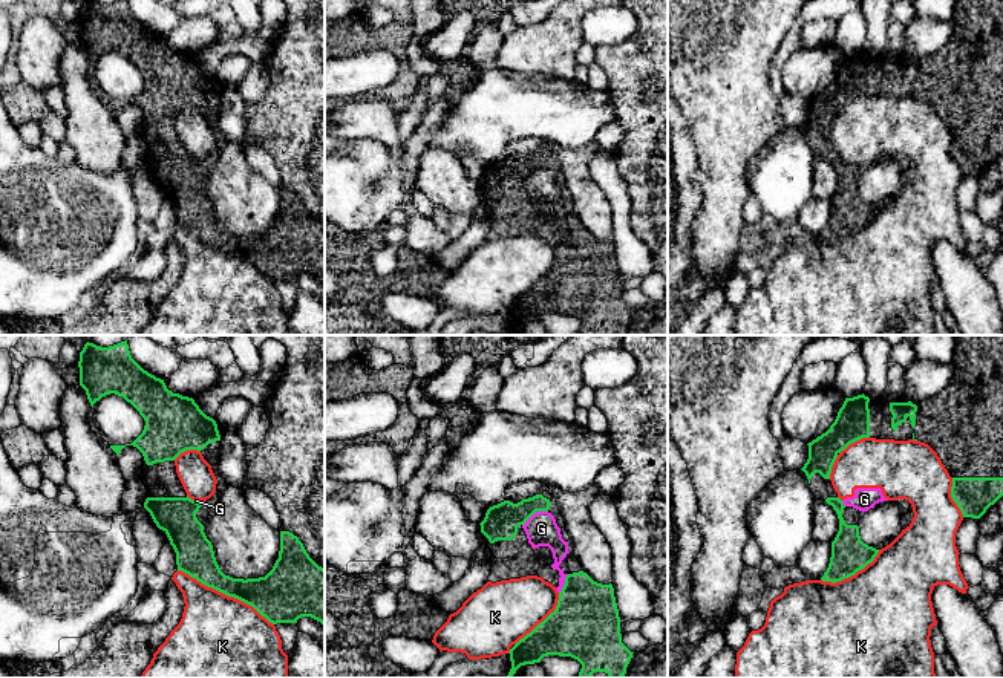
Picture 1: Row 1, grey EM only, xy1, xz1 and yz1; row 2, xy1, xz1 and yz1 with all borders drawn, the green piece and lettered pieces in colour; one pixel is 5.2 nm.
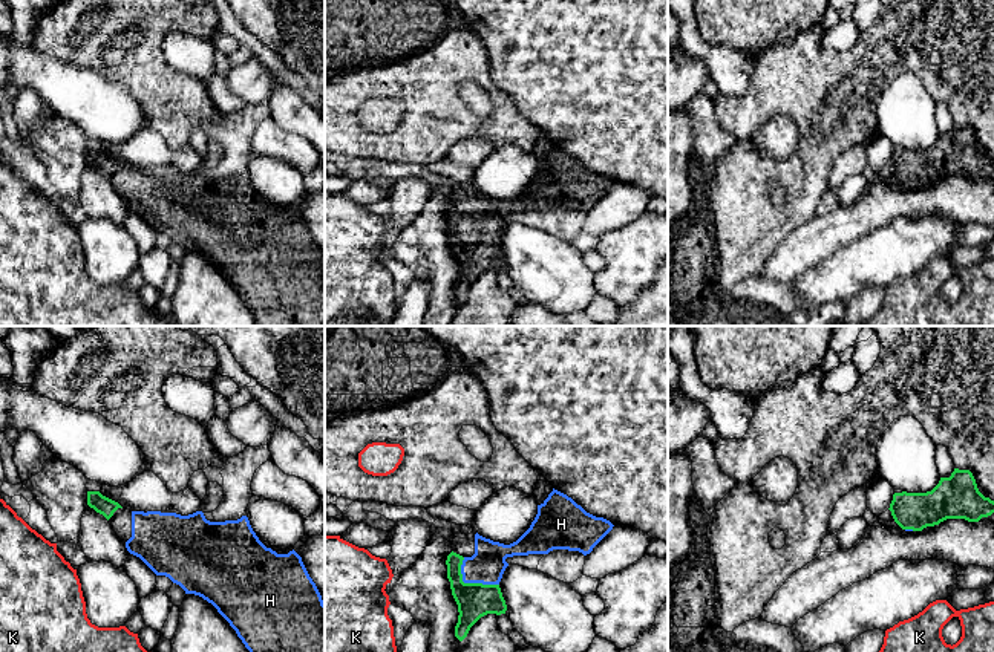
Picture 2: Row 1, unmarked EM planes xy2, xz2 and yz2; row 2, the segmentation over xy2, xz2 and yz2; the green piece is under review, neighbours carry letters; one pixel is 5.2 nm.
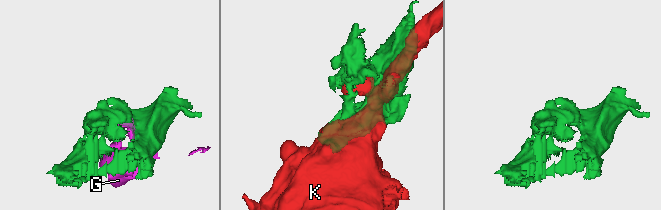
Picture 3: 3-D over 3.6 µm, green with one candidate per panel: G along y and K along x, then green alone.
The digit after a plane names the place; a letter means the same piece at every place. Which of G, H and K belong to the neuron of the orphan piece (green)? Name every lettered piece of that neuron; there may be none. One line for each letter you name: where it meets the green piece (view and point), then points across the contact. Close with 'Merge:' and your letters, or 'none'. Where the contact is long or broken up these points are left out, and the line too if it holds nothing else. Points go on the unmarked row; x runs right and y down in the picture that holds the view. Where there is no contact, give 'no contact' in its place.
H: contact xz2 (469, 241); way xz2 (475, 257), (475, 247), (469, 241), (487, 222)
Merge: H

